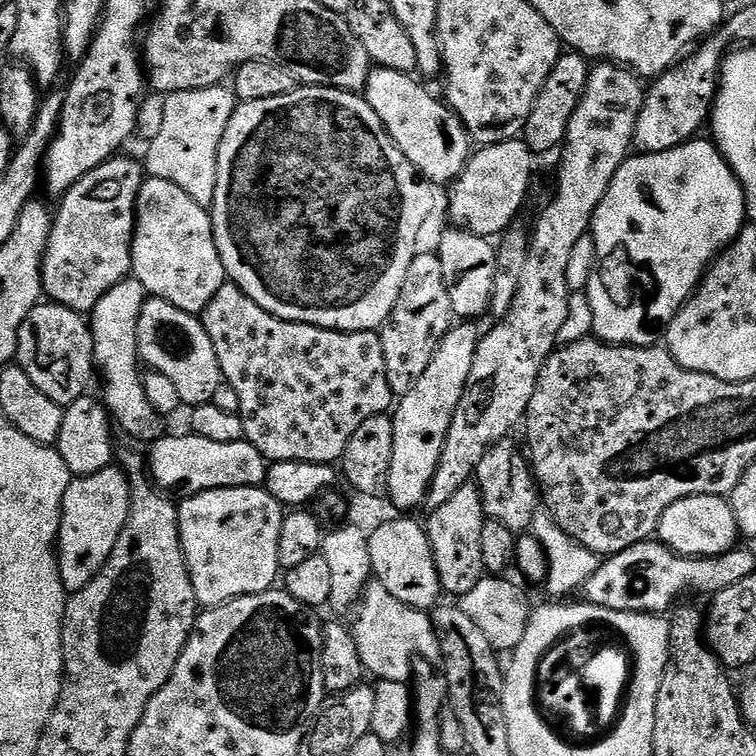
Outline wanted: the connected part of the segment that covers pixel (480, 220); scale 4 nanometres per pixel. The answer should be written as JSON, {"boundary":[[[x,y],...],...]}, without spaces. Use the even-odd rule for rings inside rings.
{"boundary":[[[523,138],[477,147],[462,174],[447,189],[451,223],[485,238],[496,238],[507,232],[511,224],[517,223],[516,215],[524,208],[532,184],[532,159],[532,148]]]}

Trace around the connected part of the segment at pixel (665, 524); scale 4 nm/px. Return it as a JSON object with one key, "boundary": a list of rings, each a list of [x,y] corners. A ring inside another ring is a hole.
{"boundary":[[[691,496],[682,498],[666,510],[660,519],[659,543],[677,552],[680,556],[720,556],[737,547],[740,525],[734,518],[731,503],[723,496]]]}

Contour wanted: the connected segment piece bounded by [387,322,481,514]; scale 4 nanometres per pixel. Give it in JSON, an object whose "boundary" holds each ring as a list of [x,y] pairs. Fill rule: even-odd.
{"boundary":[[[460,322],[444,335],[430,366],[426,366],[426,374],[422,374],[422,378],[418,378],[418,382],[414,382],[414,386],[407,394],[399,397],[398,403],[391,413],[394,426],[394,458],[390,462],[387,499],[392,500],[394,507],[404,511],[401,513],[411,513],[408,512],[411,508],[416,508],[419,504],[423,505],[428,499],[428,490],[432,487],[436,467],[442,458],[450,422],[454,418],[454,414],[458,410],[458,402],[466,390],[466,378],[470,378],[470,366],[474,366],[474,354],[481,338],[481,333],[476,332],[476,326],[472,322]]]}

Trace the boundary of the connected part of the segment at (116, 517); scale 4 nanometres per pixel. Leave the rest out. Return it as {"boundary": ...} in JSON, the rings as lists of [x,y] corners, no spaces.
{"boundary":[[[109,466],[98,470],[98,474],[73,479],[62,502],[58,537],[60,577],[65,593],[82,591],[100,573],[102,566],[116,549],[130,509],[132,486],[129,477],[119,467]]]}

